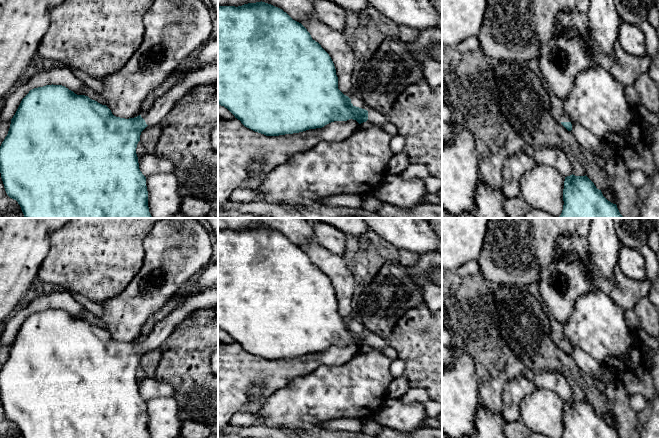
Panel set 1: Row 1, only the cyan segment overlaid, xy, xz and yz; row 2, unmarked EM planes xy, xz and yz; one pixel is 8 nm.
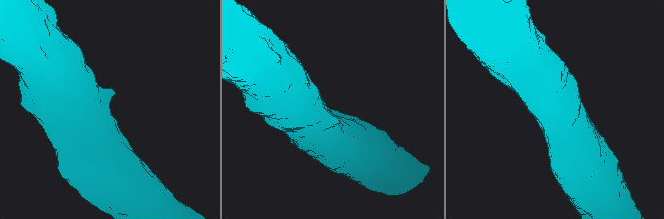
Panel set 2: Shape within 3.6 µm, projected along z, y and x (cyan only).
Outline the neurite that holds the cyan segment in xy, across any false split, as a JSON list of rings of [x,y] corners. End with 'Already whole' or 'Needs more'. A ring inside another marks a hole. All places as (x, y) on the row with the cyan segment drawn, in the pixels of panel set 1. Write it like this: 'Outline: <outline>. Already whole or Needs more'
Outline: [[[208,63],[194,68],[188,72],[182,80],[173,86],[168,92],[160,96],[151,109],[134,118],[120,118],[112,114],[106,106],[90,99],[85,95],[77,95],[62,85],[46,85],[34,88],[22,99],[15,115],[11,119],[7,136],[0,146],[0,173],[7,195],[16,200],[21,207],[24,218],[152,218],[148,207],[148,191],[146,177],[139,169],[138,157],[136,154],[137,144],[140,141],[141,132],[147,126],[158,125],[165,121],[166,116],[189,90],[218,82],[218,63]]]. Needs more

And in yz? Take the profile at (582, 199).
Outline: [[[585,176],[565,177],[563,189],[563,210],[558,218],[624,218],[616,204],[608,201],[594,183]]]. Already whole

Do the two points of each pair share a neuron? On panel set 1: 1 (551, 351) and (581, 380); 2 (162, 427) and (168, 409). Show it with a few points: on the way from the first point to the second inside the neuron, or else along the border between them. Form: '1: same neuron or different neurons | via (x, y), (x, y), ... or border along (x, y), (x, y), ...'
1: same neuron | via (558, 358), (574, 373)
2: same neuron | via (163, 423), (164, 413)

